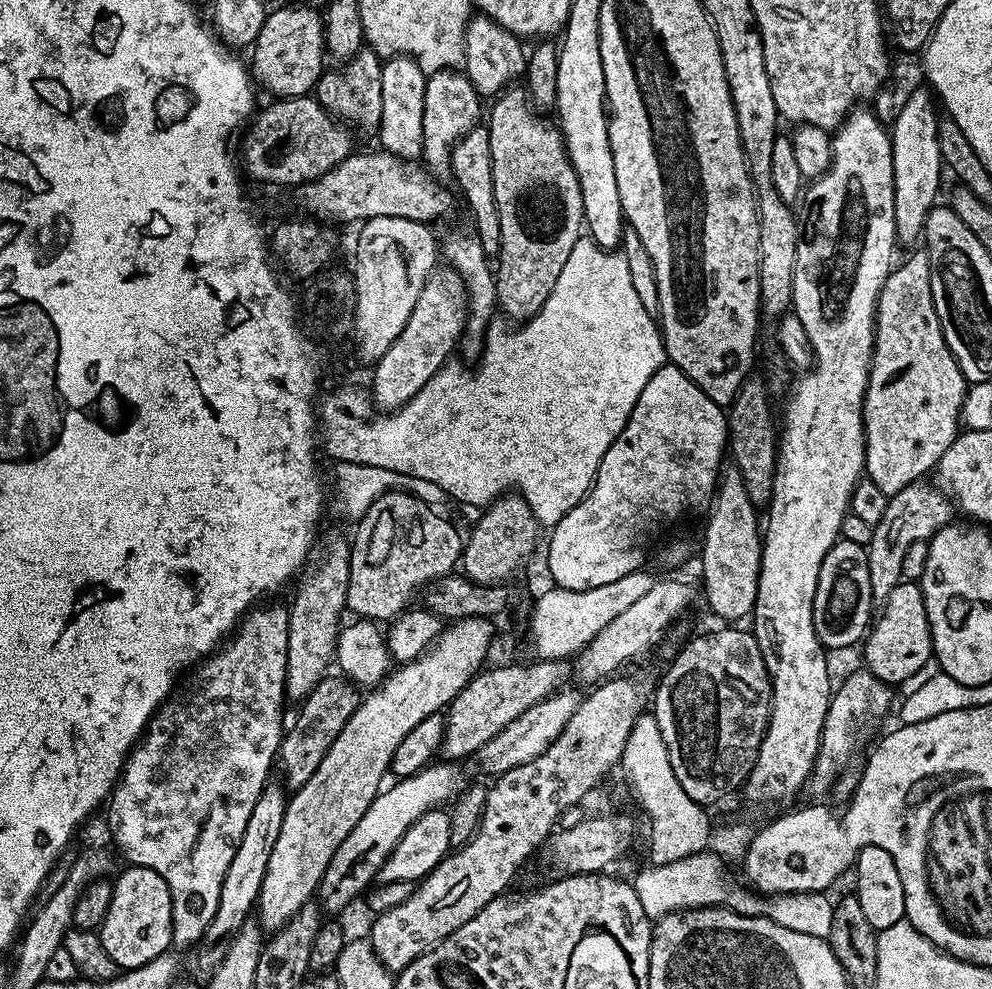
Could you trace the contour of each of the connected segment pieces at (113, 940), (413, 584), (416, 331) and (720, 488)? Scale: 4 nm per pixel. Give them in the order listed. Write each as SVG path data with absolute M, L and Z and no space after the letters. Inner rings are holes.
M135 866L125 869L117 880L111 881L110 908L106 910L106 918L98 929L102 946L106 946L106 954L114 958L120 970L146 966L146 962L165 955L173 947L172 899L162 874Z
M386 492L366 510L363 517L355 525L356 537L353 535L350 540L350 578L348 579L348 589L346 590L346 608L351 615L356 618L363 618L373 622L391 622L405 611L413 603L412 600L421 590L428 588L433 581L440 580L444 576L449 576L454 569L461 563L461 555L465 547L465 541L460 538L460 532L444 516L439 516L439 511L434 510L433 505L420 501L416 496L408 492Z
M447 266L437 267L426 282L426 286L422 286L422 294L418 294L418 303L414 305L414 310L410 313L410 322L406 322L406 326L402 326L402 334L398 334L398 338L394 338L394 346L390 346L390 350L386 350L386 354L382 354L382 358L375 361L376 373L372 376L370 395L377 409L395 410L406 402L410 402L410 398L414 398L414 394L418 394L418 390L422 390L422 386L426 386L426 382L430 382L432 375L442 365L448 363L453 355L452 347L455 344L457 347L464 335L467 311L467 293L459 274Z
M728 466L723 469L720 473L719 481L716 485L716 494L712 498L712 503L710 507L707 509L706 515L708 515L708 525L704 528L704 545L700 548L700 572L702 575L704 575L704 592L702 588L702 596L705 596L706 599L708 599L708 604L710 607L712 607L712 612L716 616L721 616L722 619L724 619L724 622L740 622L740 619L745 616L745 618L751 617L752 614L752 607L756 604L756 595L758 594L758 574L760 573L760 549L762 547L762 524L761 521L756 521L756 515L758 515L758 509L755 504L752 504L750 502L750 494L746 494L746 482L742 482L742 474L738 472L735 466Z

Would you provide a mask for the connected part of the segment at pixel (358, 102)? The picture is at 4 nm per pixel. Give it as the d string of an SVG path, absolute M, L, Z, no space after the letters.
M361 47L351 58L343 61L336 69L325 71L316 83L314 95L327 112L341 122L347 122L353 129L361 128L364 132L375 133L382 118L382 60L369 47Z

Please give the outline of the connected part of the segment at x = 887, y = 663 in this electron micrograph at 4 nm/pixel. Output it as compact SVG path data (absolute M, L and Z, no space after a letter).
M901 582L894 586L894 590L890 590L890 598L886 598L866 633L863 648L863 667L882 682L893 686L906 682L910 674L922 670L922 666L926 666L926 662L933 659L932 631L919 583Z

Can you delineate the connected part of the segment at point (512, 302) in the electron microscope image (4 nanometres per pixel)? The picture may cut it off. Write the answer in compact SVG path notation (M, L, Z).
M512 86L500 93L491 101L492 113L487 113L486 127L490 134L490 154L494 162L494 202L498 206L498 218L500 226L498 235L500 235L500 265L495 265L494 275L496 277L496 302L499 311L503 313L509 321L527 322L546 306L546 298L550 298L550 290L554 290L554 282L558 282L558 274L562 274L562 266L566 266L566 258L570 258L570 250L582 238L582 229L584 223L584 207L582 206L582 186L578 184L578 174L568 157L568 151L564 145L564 134L555 123L543 120L541 113L537 111L531 100L528 98L527 91L523 87Z

